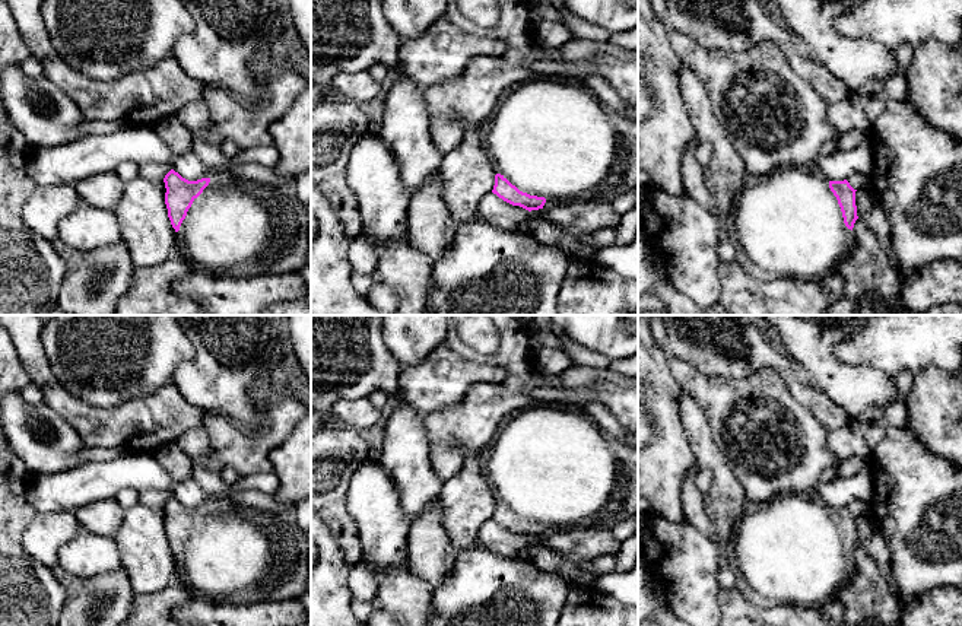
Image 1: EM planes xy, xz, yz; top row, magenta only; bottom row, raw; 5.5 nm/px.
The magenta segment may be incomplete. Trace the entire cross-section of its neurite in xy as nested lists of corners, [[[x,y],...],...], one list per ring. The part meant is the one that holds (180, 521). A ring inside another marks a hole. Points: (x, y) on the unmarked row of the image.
[[[171,496],[163,509],[168,544],[177,559],[177,576],[194,598],[250,604],[288,601],[311,590],[309,541],[293,517],[244,512],[228,499],[188,508]]]

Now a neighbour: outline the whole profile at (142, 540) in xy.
[[[139,502],[124,509],[124,521],[114,540],[134,594],[161,591],[177,576],[177,559],[168,544],[165,519],[163,506]]]

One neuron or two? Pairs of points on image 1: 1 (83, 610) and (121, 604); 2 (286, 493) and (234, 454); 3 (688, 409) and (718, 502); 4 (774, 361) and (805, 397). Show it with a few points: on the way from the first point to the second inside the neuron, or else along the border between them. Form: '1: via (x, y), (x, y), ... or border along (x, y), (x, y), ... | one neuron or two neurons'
1: via (92, 610), (102, 604), (113, 604) | one neuron
2: border along (285, 439), (269, 456), (272, 472) | two neurons
3: via (698, 432), (707, 454), (718, 467), (718, 479) | one neuron
4: via (783, 368), (797, 388) | one neuron

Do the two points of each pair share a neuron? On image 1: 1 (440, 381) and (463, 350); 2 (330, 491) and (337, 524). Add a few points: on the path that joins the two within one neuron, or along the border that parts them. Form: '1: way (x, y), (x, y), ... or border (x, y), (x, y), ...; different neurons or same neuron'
1: border (448, 346), (467, 359), (491, 366); different neurons
2: way (330, 499), (330, 507), (336, 515); same neuron

